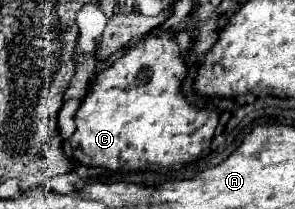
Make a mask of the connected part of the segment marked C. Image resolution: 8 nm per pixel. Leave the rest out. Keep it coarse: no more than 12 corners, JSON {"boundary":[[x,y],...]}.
{"boundary":[[174,34],[144,36],[82,100],[68,144],[104,170],[186,164],[218,112],[180,94]]}

